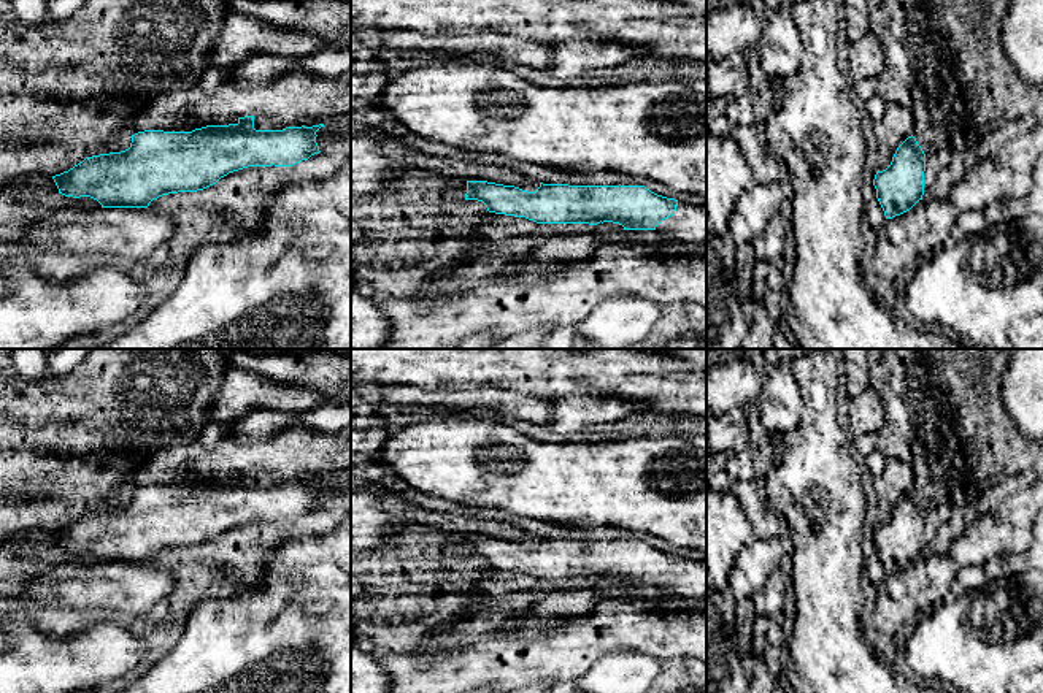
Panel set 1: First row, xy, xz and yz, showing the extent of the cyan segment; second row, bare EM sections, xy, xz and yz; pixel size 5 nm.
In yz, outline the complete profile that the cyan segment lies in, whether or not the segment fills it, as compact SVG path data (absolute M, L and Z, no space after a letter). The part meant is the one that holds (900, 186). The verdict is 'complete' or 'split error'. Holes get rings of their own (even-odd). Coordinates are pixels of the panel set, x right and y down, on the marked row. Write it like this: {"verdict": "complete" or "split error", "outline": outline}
{"verdict": "complete", "outline": "M908 136L895 151L891 165L876 171L873 186L886 219L910 211L924 195L926 154Z"}

